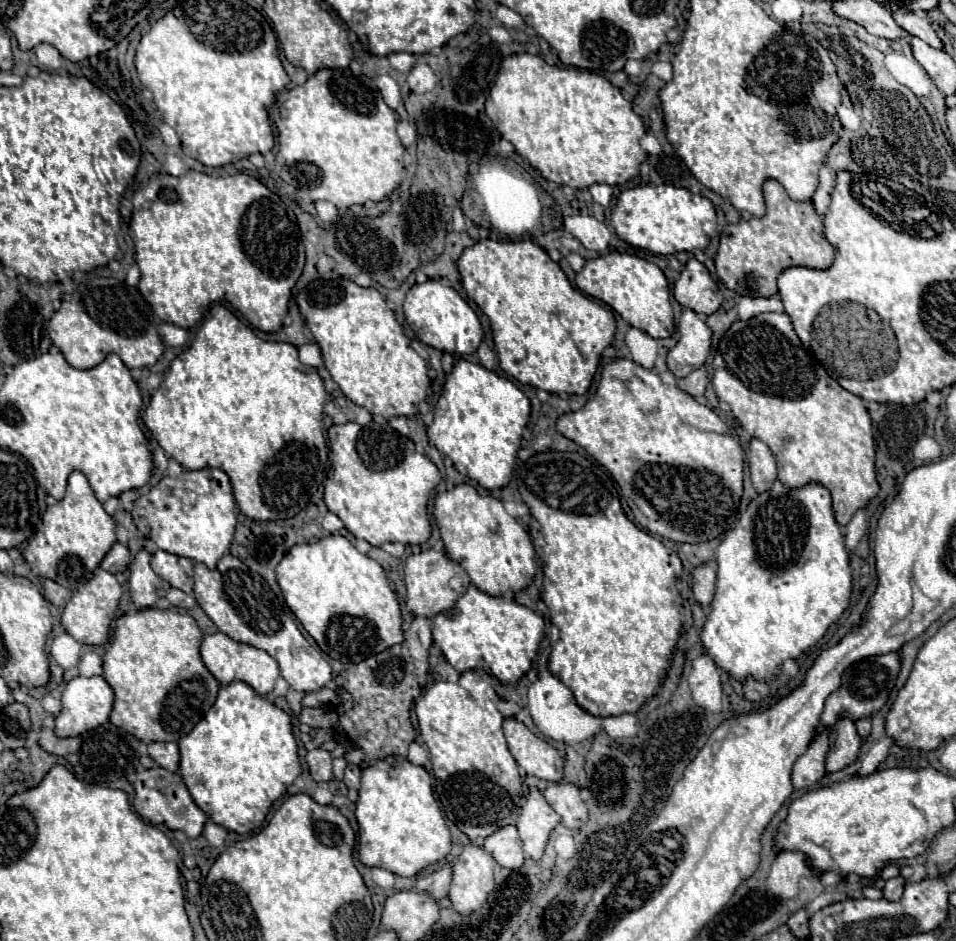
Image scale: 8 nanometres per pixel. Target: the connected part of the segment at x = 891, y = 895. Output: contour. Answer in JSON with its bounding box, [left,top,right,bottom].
[884,877,906,901]

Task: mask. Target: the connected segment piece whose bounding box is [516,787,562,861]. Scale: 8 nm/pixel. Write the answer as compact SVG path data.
M530 787L530 793L522 807L522 817L516 823L522 843L524 843L526 857L536 859L536 861L542 857L550 831L560 821L562 819L558 817L558 813L554 813L554 809L542 797L542 791L536 787Z

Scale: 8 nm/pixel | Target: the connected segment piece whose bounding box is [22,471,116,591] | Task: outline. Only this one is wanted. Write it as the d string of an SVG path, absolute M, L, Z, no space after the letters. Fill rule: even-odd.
M74 471L68 477L64 499L51 501L47 505L46 513L42 515L41 523L35 529L22 555L32 569L36 567L40 577L52 579L58 585L74 591L80 583L90 581L94 569L116 543L114 527L114 519L104 511L102 503L94 497L88 479L80 471Z

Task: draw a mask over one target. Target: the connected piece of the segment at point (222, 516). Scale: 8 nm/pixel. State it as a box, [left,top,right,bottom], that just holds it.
[132,469,236,569]

